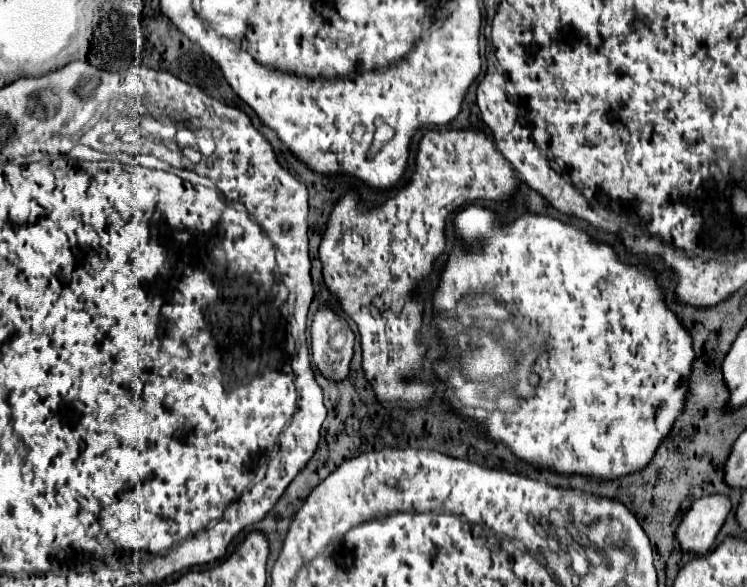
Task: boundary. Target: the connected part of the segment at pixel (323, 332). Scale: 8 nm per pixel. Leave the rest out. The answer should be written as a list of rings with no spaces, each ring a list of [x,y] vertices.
[[[320,307],[312,323],[312,359],[316,369],[332,381],[346,379],[350,373],[354,333],[342,315],[330,307]]]

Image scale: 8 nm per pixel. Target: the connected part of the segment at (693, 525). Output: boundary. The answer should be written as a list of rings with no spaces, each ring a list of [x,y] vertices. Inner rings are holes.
[[[722,495],[698,499],[684,515],[678,527],[678,543],[682,553],[704,555],[714,545],[716,535],[730,511],[730,501]]]

